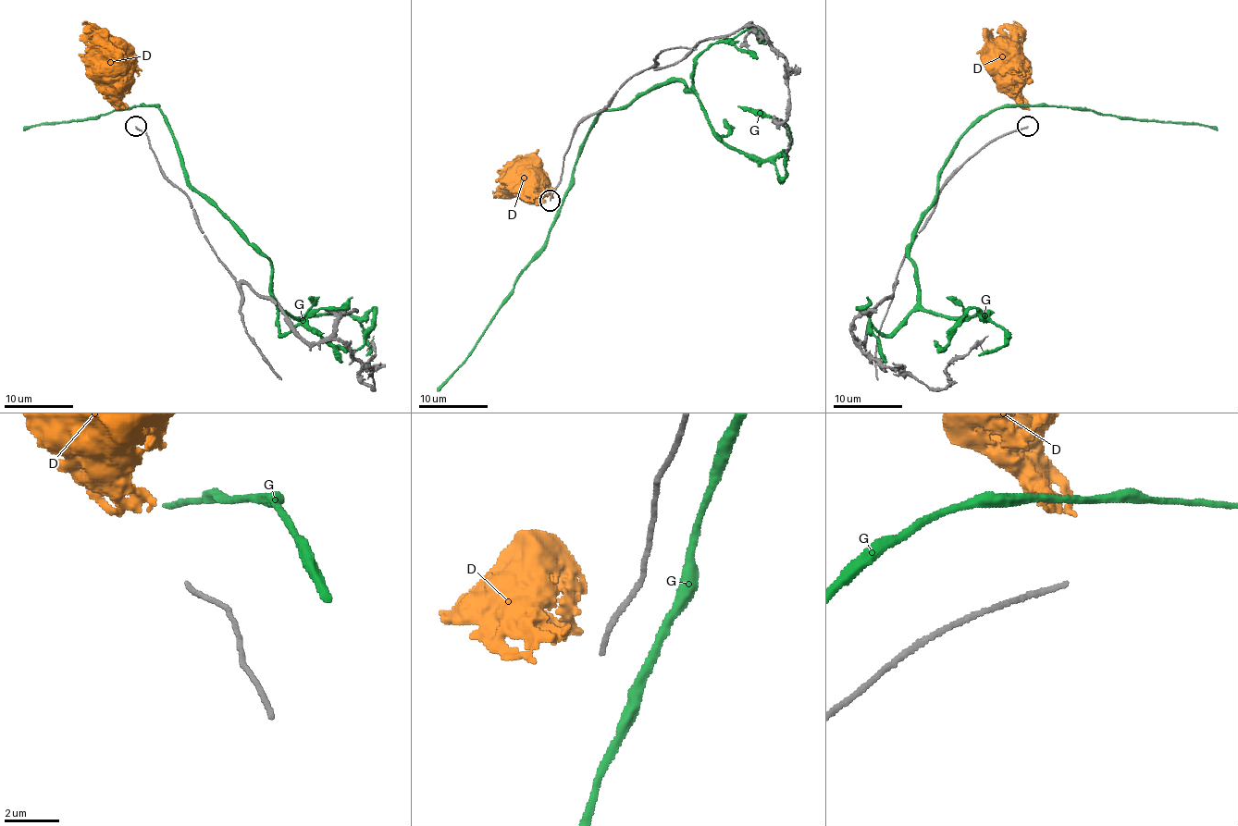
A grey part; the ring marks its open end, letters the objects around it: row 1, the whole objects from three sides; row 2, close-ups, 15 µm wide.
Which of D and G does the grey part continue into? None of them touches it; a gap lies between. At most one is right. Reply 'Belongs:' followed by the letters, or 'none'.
Belongs: none

